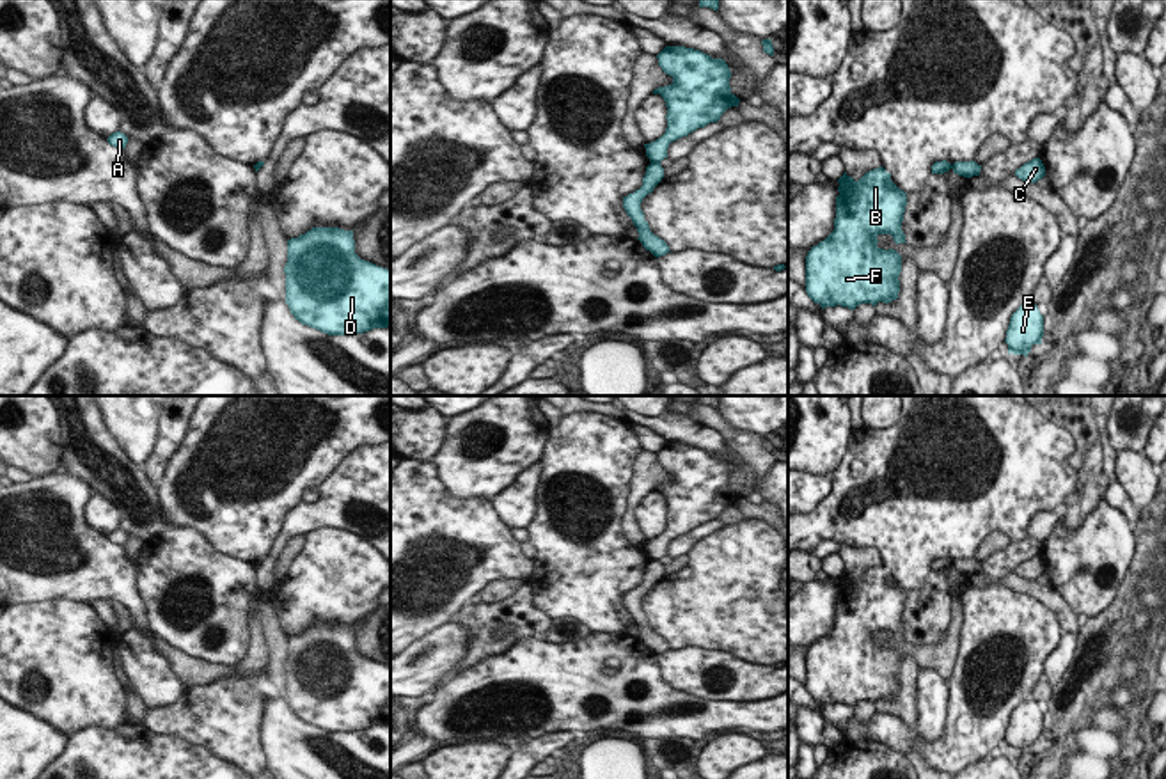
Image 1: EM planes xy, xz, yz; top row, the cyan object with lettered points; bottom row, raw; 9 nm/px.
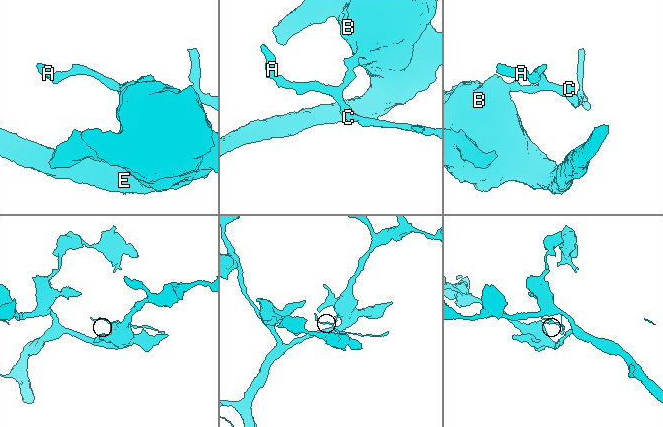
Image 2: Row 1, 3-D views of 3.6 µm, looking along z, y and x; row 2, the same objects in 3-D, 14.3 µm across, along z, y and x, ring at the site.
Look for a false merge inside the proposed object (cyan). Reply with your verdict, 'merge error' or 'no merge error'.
merge error

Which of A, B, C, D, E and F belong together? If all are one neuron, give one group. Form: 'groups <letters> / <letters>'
groups A C / B D E F

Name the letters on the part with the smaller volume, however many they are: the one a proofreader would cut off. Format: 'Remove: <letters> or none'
Remove: A, C

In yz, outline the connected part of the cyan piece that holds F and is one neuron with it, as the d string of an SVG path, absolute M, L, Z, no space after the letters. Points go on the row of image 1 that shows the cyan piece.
M884 167L866 172L859 181L845 172L838 183L834 231L806 256L806 293L822 309L841 305L854 311L861 303L889 303L900 293L902 256L893 248L878 248L877 236L891 234L896 245L907 243L902 231L907 193Z

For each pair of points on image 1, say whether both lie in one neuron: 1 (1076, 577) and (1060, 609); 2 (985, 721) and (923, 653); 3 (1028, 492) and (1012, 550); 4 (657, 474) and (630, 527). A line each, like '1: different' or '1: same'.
1: different
2: different
3: different
4: same

